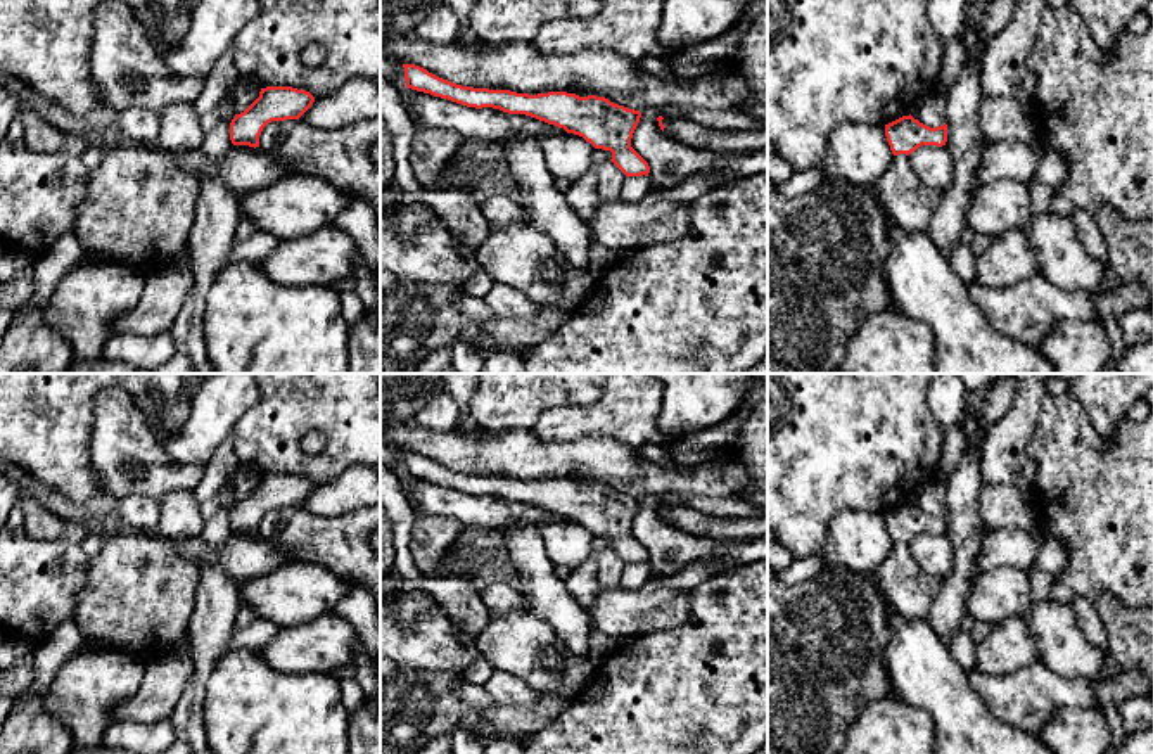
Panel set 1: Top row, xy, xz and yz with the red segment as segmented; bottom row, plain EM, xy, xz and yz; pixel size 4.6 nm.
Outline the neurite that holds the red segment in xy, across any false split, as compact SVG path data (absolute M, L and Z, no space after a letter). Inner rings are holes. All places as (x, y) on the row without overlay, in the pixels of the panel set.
M266 474L259 484L230 510L233 533L259 534L259 522L271 508L299 507L315 489L306 477L292 474Z

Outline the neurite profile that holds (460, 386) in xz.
M441 374L444 393L458 405L456 429L465 434L481 432L481 425L472 419L470 403L477 389L477 374Z

